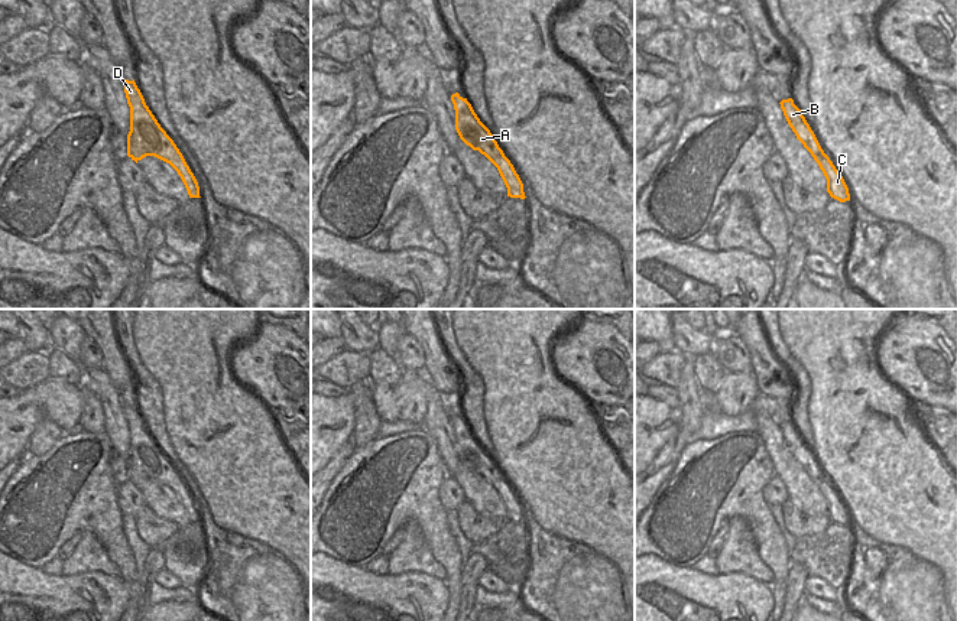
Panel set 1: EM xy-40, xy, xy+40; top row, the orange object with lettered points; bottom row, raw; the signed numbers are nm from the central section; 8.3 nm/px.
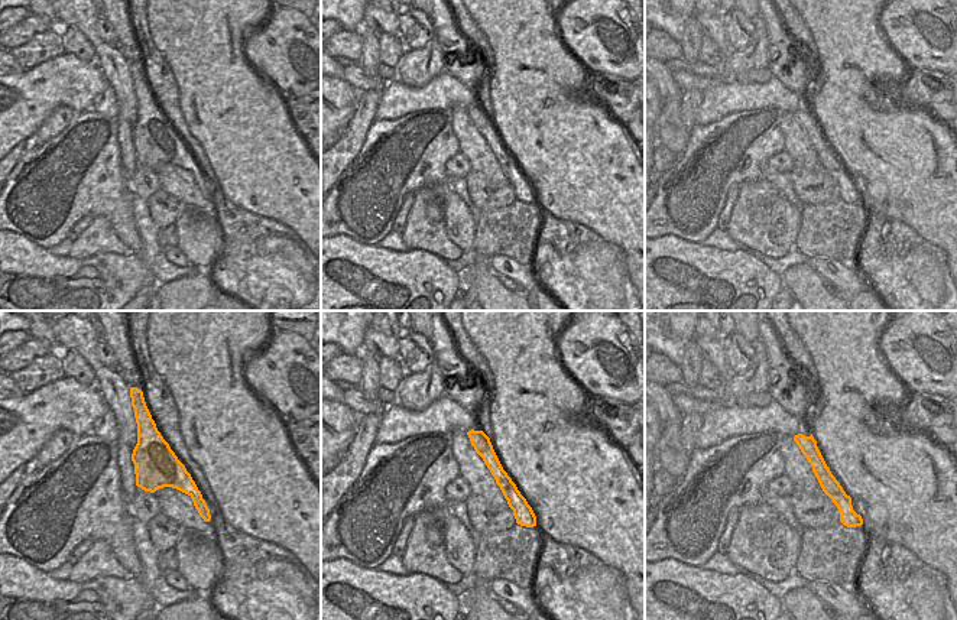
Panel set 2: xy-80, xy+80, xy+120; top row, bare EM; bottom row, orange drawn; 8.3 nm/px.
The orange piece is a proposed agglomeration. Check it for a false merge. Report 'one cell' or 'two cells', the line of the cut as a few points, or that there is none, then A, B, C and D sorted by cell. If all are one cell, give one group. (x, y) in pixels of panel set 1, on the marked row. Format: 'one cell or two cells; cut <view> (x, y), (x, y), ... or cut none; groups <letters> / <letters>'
one cell; cut none; groups A B C D

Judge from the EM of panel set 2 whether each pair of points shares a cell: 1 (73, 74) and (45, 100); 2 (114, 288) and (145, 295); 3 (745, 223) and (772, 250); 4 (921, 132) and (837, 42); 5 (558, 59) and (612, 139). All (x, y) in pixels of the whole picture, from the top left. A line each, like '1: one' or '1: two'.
1: one
2: two
3: one
4: one
5: one

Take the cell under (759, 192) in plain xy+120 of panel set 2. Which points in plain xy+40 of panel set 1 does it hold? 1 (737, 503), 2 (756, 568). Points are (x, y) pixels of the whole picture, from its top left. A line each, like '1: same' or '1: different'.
1: different
2: same

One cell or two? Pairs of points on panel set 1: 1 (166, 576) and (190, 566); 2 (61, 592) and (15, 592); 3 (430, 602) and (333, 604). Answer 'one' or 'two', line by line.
1: two
2: one
3: one

